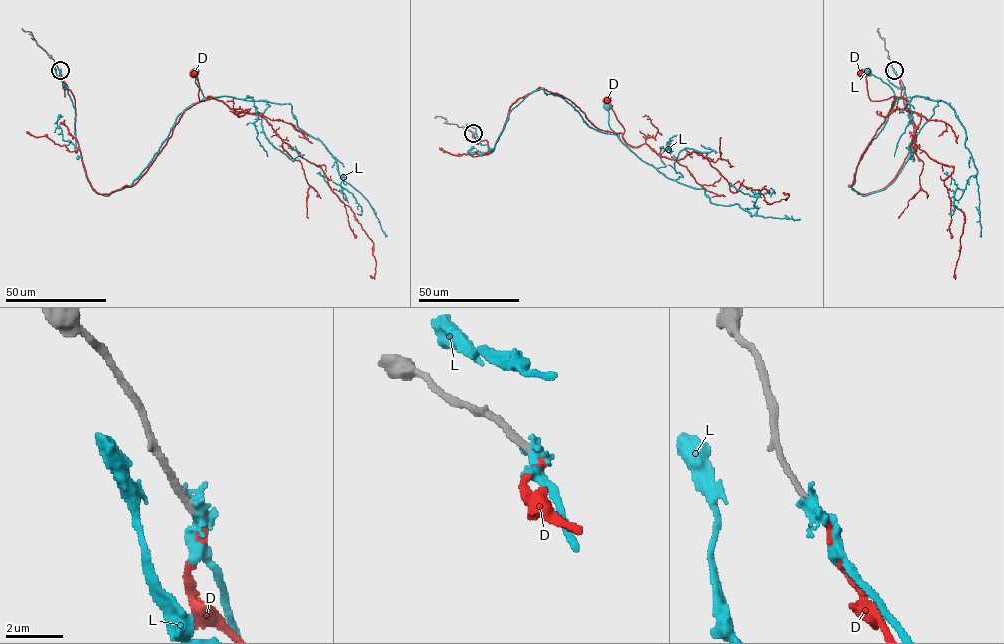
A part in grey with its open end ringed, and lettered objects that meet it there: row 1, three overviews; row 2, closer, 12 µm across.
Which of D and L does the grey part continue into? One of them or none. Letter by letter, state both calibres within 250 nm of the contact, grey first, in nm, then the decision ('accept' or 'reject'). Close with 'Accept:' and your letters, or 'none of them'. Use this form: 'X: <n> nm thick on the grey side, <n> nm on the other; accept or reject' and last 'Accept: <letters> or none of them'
D: 300 nm thick on the grey side, 240 nm on the other; accept
L: 320 nm thick on the grey side, 420 nm on the other; reject
Accept: D

